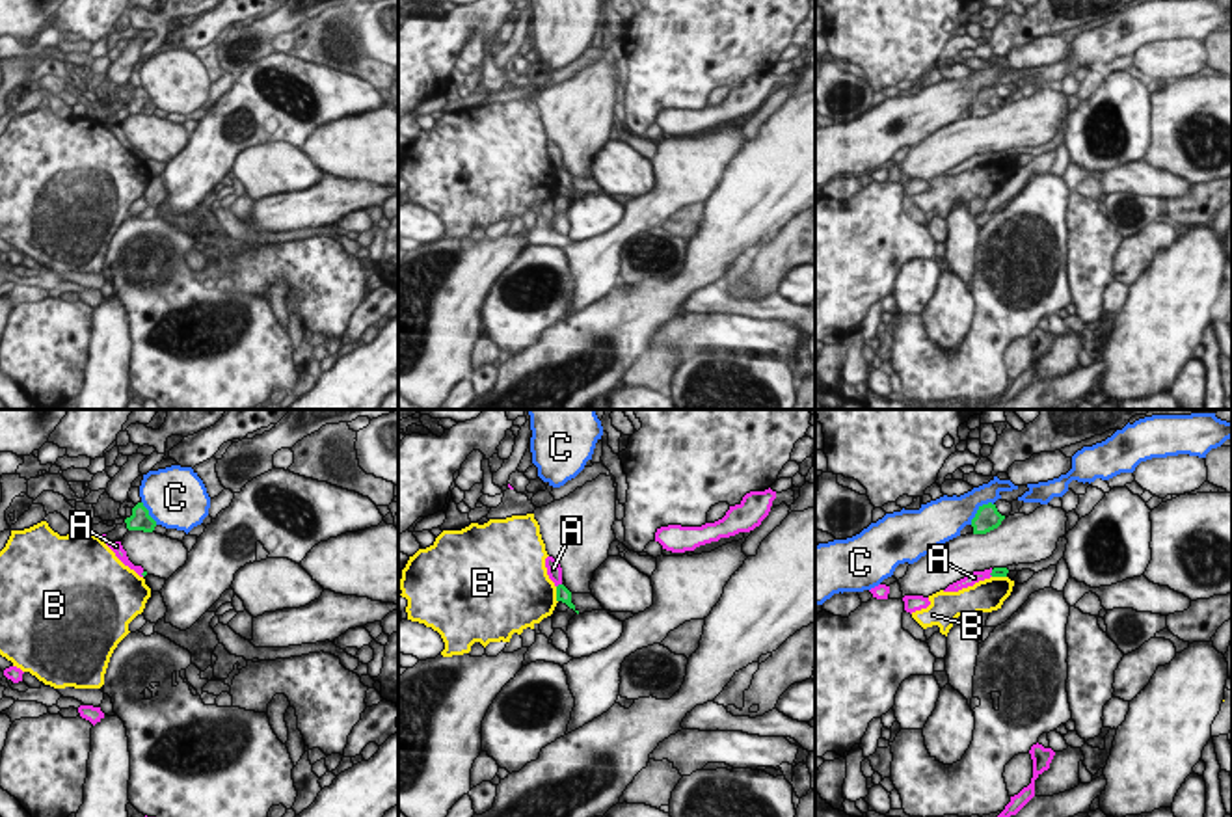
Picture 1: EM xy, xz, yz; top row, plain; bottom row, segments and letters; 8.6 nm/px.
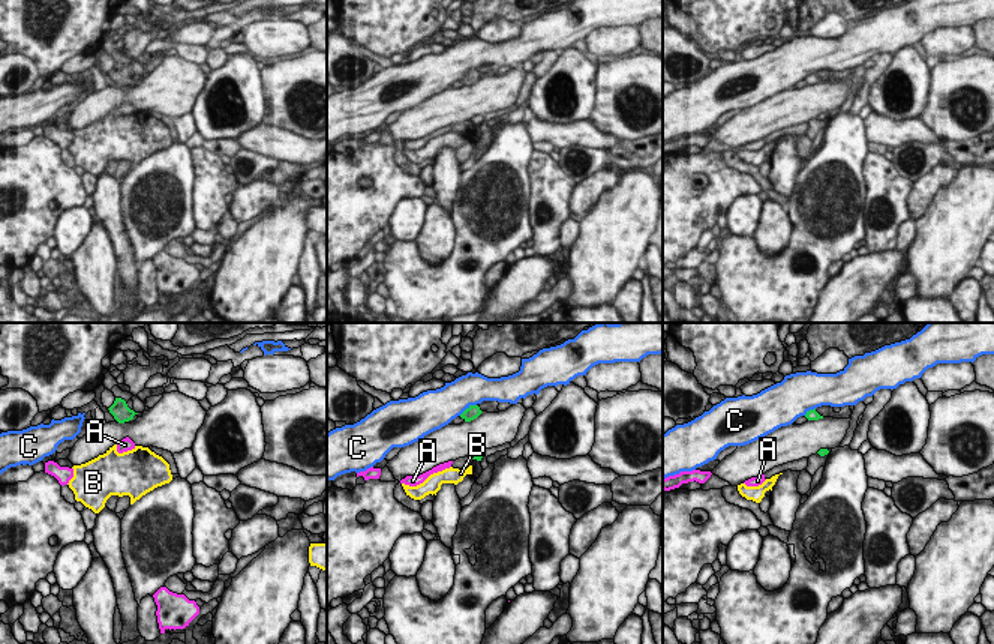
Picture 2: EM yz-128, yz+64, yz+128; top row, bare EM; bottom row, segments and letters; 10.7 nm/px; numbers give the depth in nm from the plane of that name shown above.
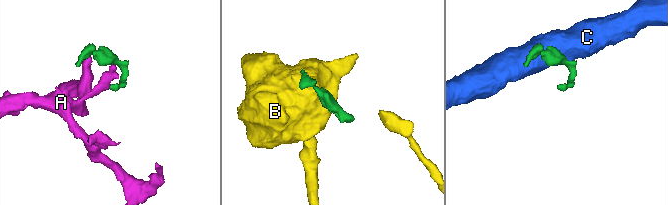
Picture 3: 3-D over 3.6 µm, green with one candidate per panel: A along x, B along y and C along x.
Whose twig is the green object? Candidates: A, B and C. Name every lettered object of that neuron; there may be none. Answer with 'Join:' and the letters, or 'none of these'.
Join: A

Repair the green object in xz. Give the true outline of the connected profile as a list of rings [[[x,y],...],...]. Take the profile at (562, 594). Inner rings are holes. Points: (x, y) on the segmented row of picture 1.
[[[547,556],[545,558],[545,568],[547,568],[549,579],[556,586],[556,601],[562,601],[569,609],[575,610],[575,605],[571,603],[571,592],[562,584],[562,568],[560,568],[560,564],[553,556]]]

